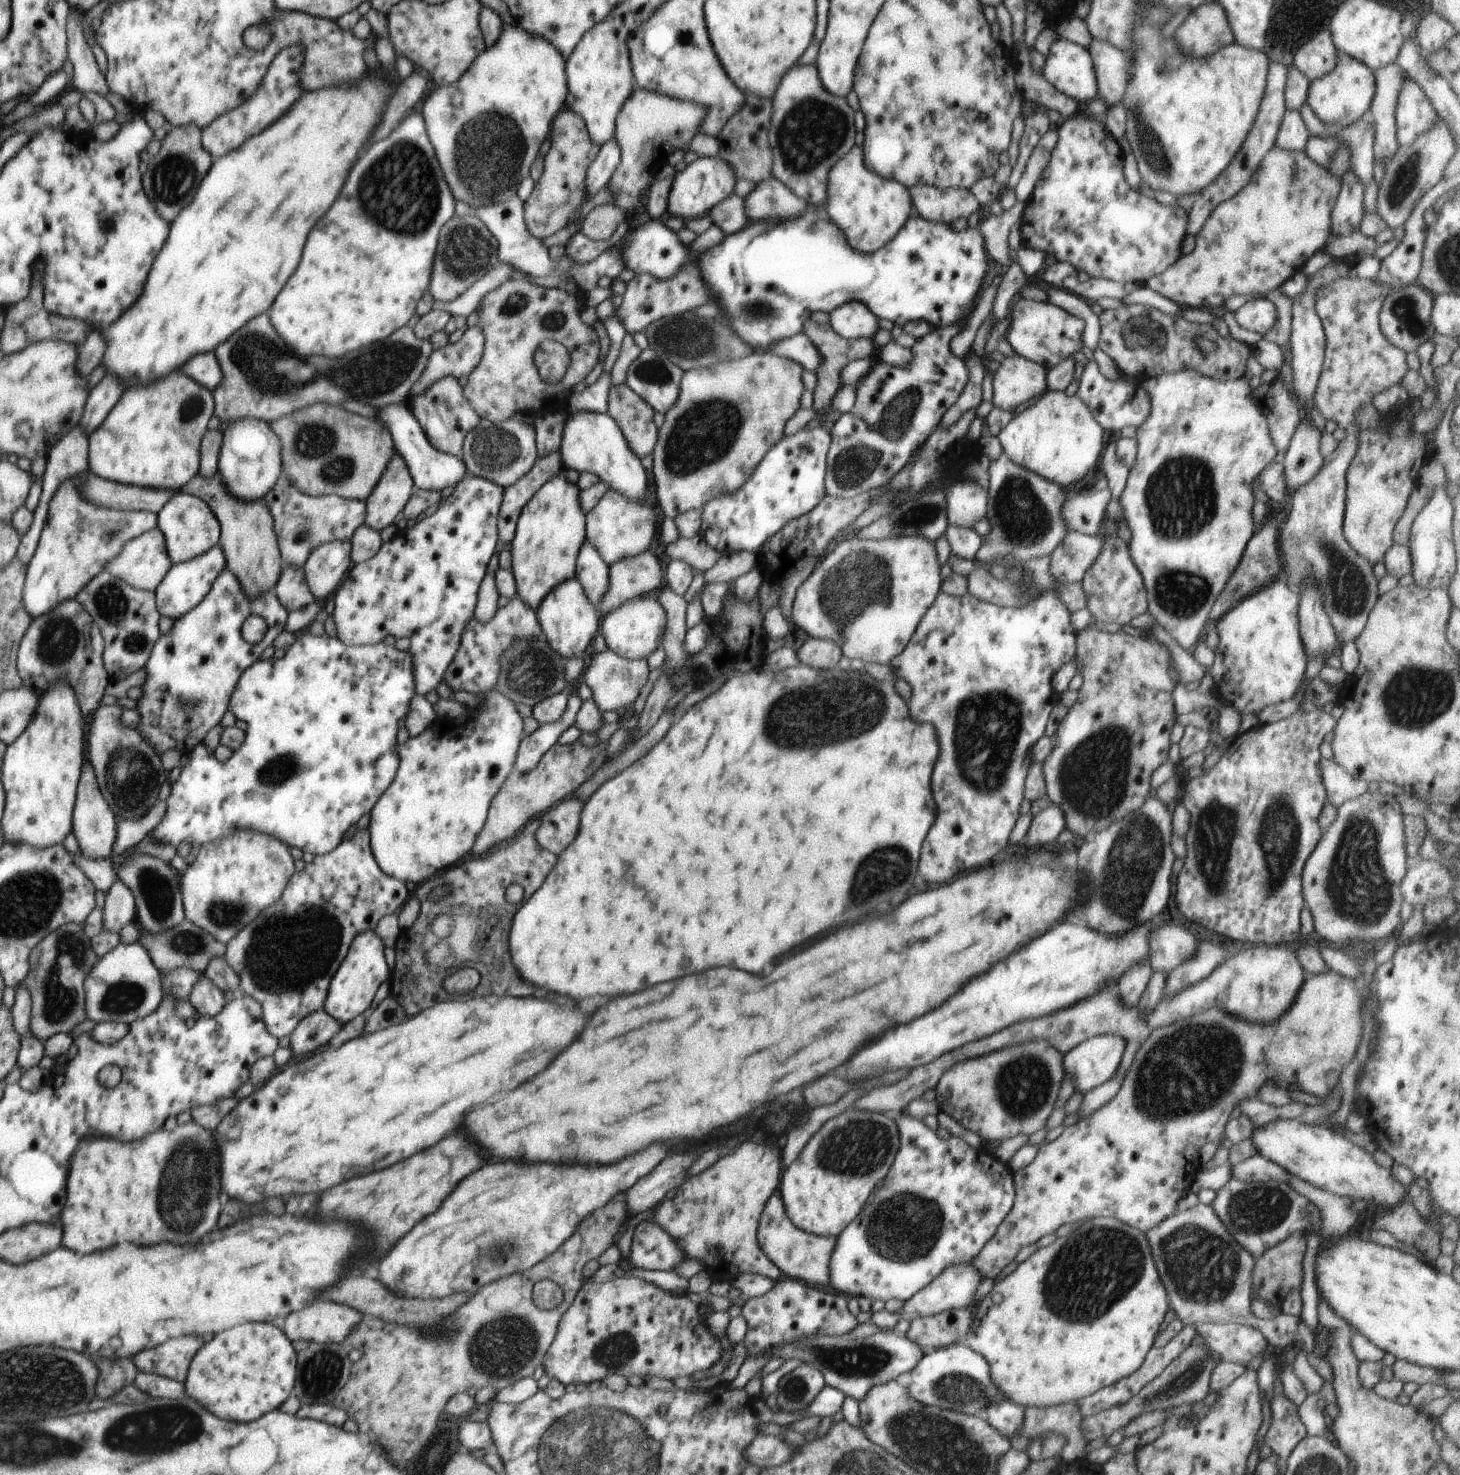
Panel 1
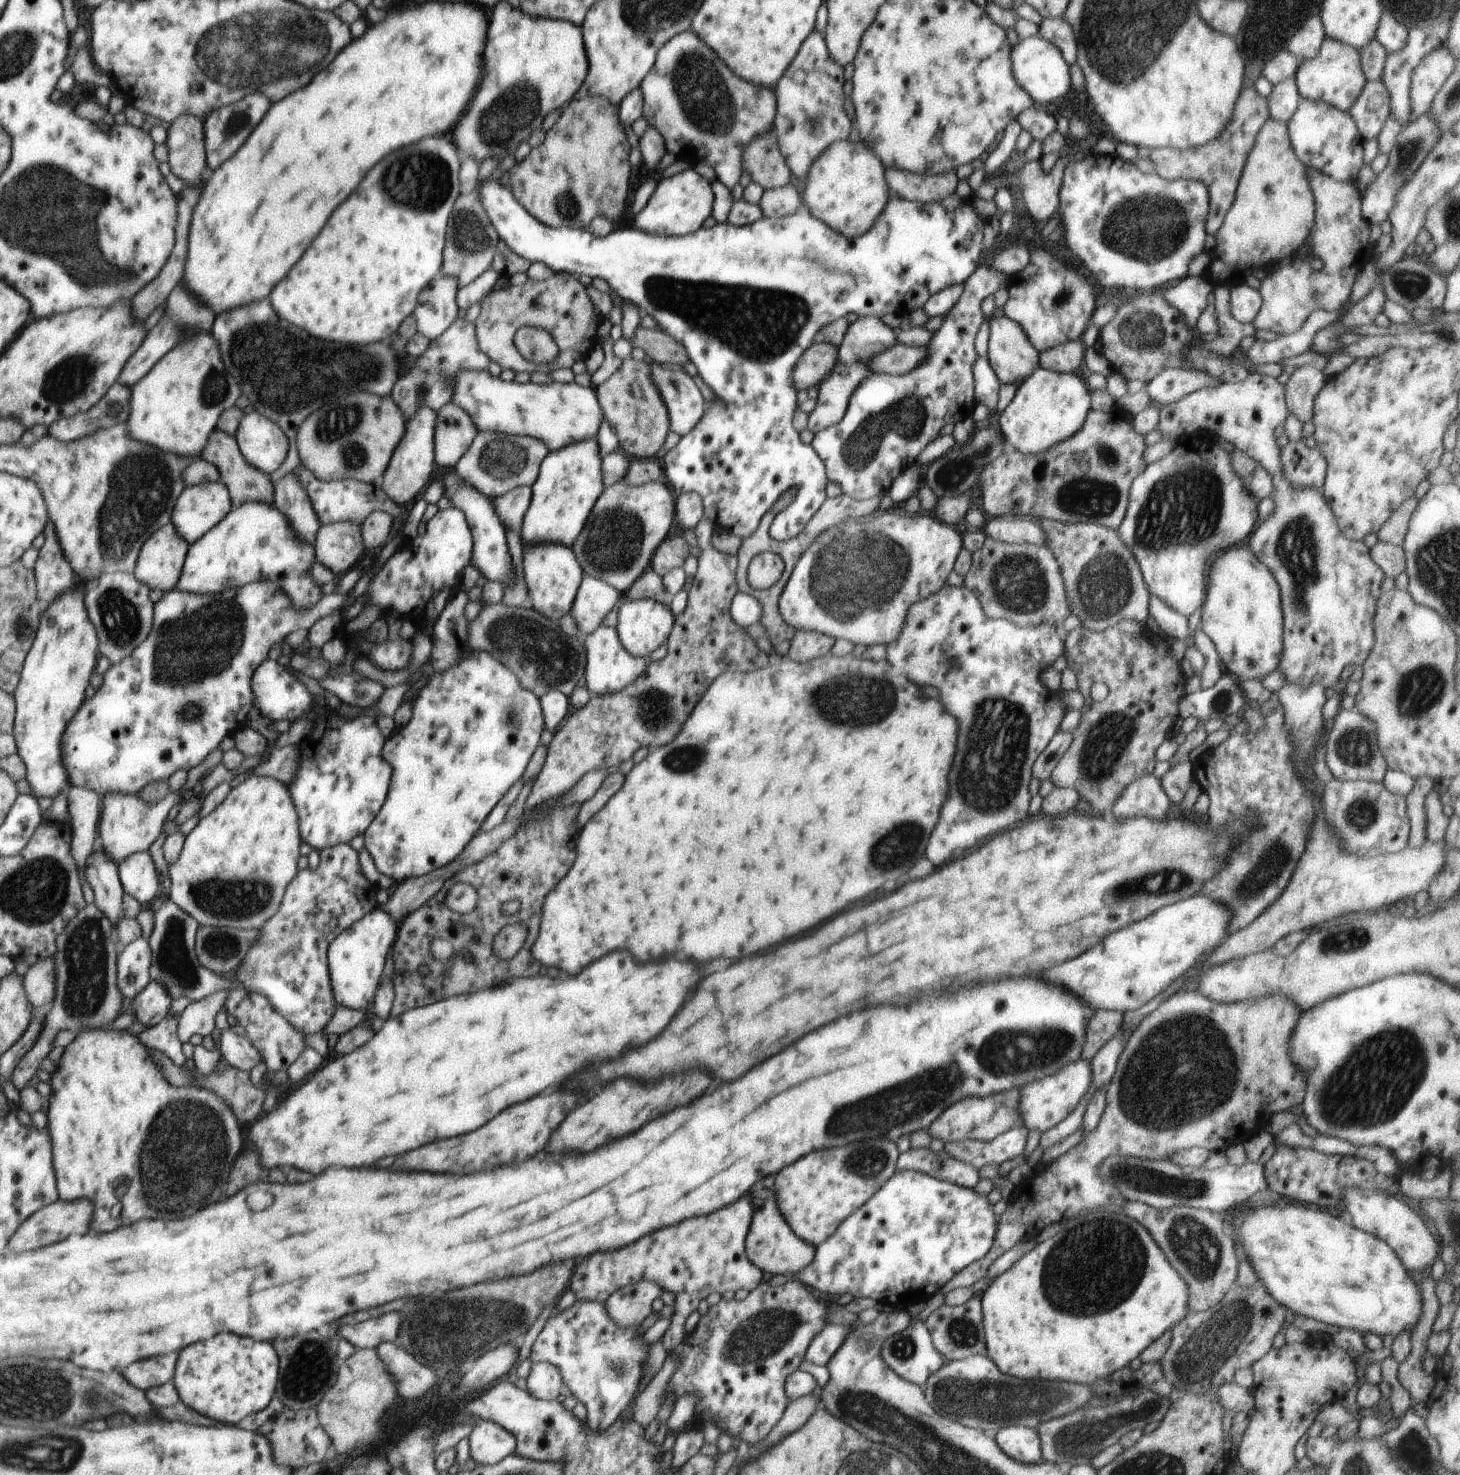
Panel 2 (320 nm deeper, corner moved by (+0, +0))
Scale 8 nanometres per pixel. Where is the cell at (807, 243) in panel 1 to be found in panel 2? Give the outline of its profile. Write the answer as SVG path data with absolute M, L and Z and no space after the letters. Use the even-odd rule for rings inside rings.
M490 177L481 185L478 185L476 192L487 217L491 220L494 230L499 236L499 240L504 241L504 244L507 244L512 252L531 263L544 262L554 273L570 273L578 277L581 275L590 276L592 279L598 276L610 285L611 292L616 292L622 301L626 300L634 304L641 314L652 316L664 332L670 334L676 342L680 342L684 346L684 350L696 367L698 375L710 386L716 400L710 404L706 402L706 410L702 419L689 434L680 438L680 442L675 448L672 448L664 456L663 468L666 472L666 478L668 478L668 484L670 484L670 488L676 496L686 494L686 492L696 492L703 502L704 514L712 522L714 530L730 532L730 534L738 536L740 540L744 540L756 532L763 516L772 508L780 495L791 487L797 489L794 500L776 515L770 526L770 536L776 541L789 540L798 536L827 498L826 487L829 479L824 462L810 444L806 445L802 442L800 433L796 432L792 422L793 415L798 407L797 392L794 388L794 382L792 382L792 370L796 366L796 360L815 343L816 334L826 324L846 317L847 314L854 313L858 317L878 316L881 318L885 314L891 313L903 316L916 310L916 308L923 308L932 294L938 294L944 288L956 286L956 284L965 284L970 275L979 267L980 254L983 251L985 219L982 219L982 216L975 211L972 204L973 197L960 198L955 192L945 196L944 200L929 203L910 202L905 198L898 198L896 194L891 194L876 222L860 238L847 237L832 230L827 224L813 217L804 204L801 204L793 215L787 217L768 218L763 216L752 224L742 226L734 226L726 221L716 223L712 228L704 229L702 227L686 236L653 235L631 226L612 231L605 237L595 237L587 228L572 228L569 226L554 228L542 224L516 200L508 186L494 177Z

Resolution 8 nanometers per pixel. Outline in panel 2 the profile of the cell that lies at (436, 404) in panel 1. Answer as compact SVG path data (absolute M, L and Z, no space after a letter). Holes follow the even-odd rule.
M448 402L436 414L434 426L435 462L454 469L479 434L472 418L454 402Z

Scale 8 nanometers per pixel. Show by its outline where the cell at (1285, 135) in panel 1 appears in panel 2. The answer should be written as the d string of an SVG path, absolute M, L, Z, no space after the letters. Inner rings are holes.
M1288 78L1288 80L1274 85L1272 94L1267 98L1271 118L1288 124L1288 120L1292 118L1300 100L1301 97L1293 78Z

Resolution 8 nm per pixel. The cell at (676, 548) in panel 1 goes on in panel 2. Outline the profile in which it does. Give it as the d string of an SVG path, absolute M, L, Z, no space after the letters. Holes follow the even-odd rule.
M702 516L702 520L698 522L694 532L698 542L697 546L701 550L698 557L698 572L690 586L686 609L682 614L675 616L672 633L666 642L668 644L666 657L648 664L638 680L632 682L624 690L620 690L616 694L608 694L608 696L592 696L586 706L568 716L568 720L564 722L560 731L554 733L542 770L535 778L526 799L526 810L542 805L546 801L560 798L587 772L607 769L630 761L641 746L648 746L651 749L672 742L688 716L691 716L696 704L708 691L710 684L726 671L735 668L754 671L768 667L772 663L772 659L758 648L756 640L748 634L746 628L739 626L732 619L730 606L732 606L734 596L739 592L736 575L737 556L718 552L716 546L712 546L713 532L714 526L708 520L708 516Z

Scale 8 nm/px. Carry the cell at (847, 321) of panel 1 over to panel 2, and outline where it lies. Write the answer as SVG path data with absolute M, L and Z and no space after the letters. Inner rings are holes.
M862 316L856 322L849 324L843 342L837 348L837 362L834 369L819 385L818 404L816 404L814 411L808 415L807 428L810 432L816 435L820 433L820 430L838 424L844 418L852 392L855 392L858 384L870 375L868 360L872 360L872 356L895 346L897 344L896 336L897 331L886 326L878 316Z

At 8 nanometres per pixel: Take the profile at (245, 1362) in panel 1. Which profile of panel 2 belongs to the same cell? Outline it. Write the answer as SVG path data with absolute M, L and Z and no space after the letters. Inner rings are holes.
M216 1334L212 1340L196 1342L180 1352L173 1384L179 1400L212 1420L236 1424L248 1414L268 1406L278 1380L278 1356L268 1342L240 1338L236 1334Z

